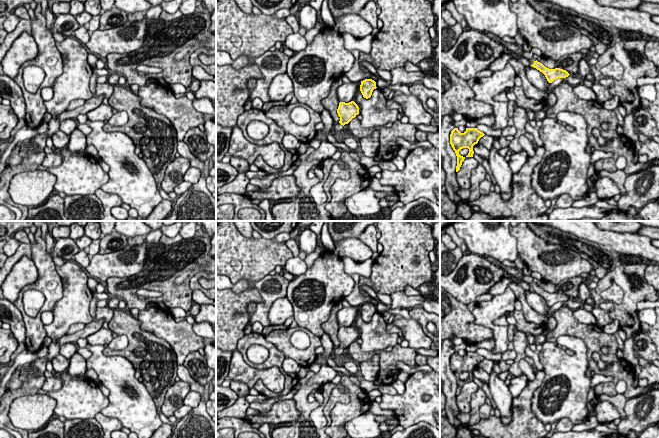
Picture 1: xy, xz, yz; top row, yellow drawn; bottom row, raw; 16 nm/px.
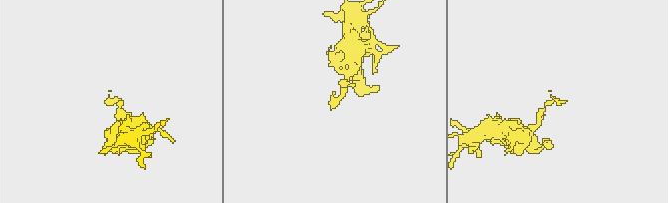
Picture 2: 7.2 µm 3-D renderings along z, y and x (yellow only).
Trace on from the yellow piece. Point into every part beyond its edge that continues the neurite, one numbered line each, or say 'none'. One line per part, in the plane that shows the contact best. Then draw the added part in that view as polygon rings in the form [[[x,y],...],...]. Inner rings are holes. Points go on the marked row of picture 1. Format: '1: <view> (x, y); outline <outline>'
1: xz (337, 129); outline [[[334,123],[332,128],[332,135],[338,139],[338,137],[342,134],[344,126],[340,123]]]
2: yz (513, 47); outline [[[485,32],[484,34],[489,36],[491,39],[495,40],[496,42],[502,44],[503,46],[506,46],[508,50],[515,53],[516,55],[526,57],[530,61],[531,65],[533,65],[533,63],[536,61],[536,59],[533,57],[533,53],[525,52],[523,48],[517,45],[516,43],[510,43],[510,44],[506,43],[503,39],[500,39],[499,37],[489,32]]]

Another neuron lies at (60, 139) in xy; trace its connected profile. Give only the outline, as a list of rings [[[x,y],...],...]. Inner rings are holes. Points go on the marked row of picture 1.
[[[57,131],[52,135],[52,142],[54,148],[64,148],[69,142],[69,136],[62,131]]]

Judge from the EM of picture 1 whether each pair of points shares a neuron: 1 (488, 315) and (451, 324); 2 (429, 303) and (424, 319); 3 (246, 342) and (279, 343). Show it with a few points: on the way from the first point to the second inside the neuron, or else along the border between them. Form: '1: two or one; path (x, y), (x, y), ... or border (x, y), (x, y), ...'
1: two; border (471, 312), (475, 323), (488, 327), (493, 332)
2: two; border (413, 307), (422, 307), (429, 312)
3: two; border (264, 336), (285, 357)

